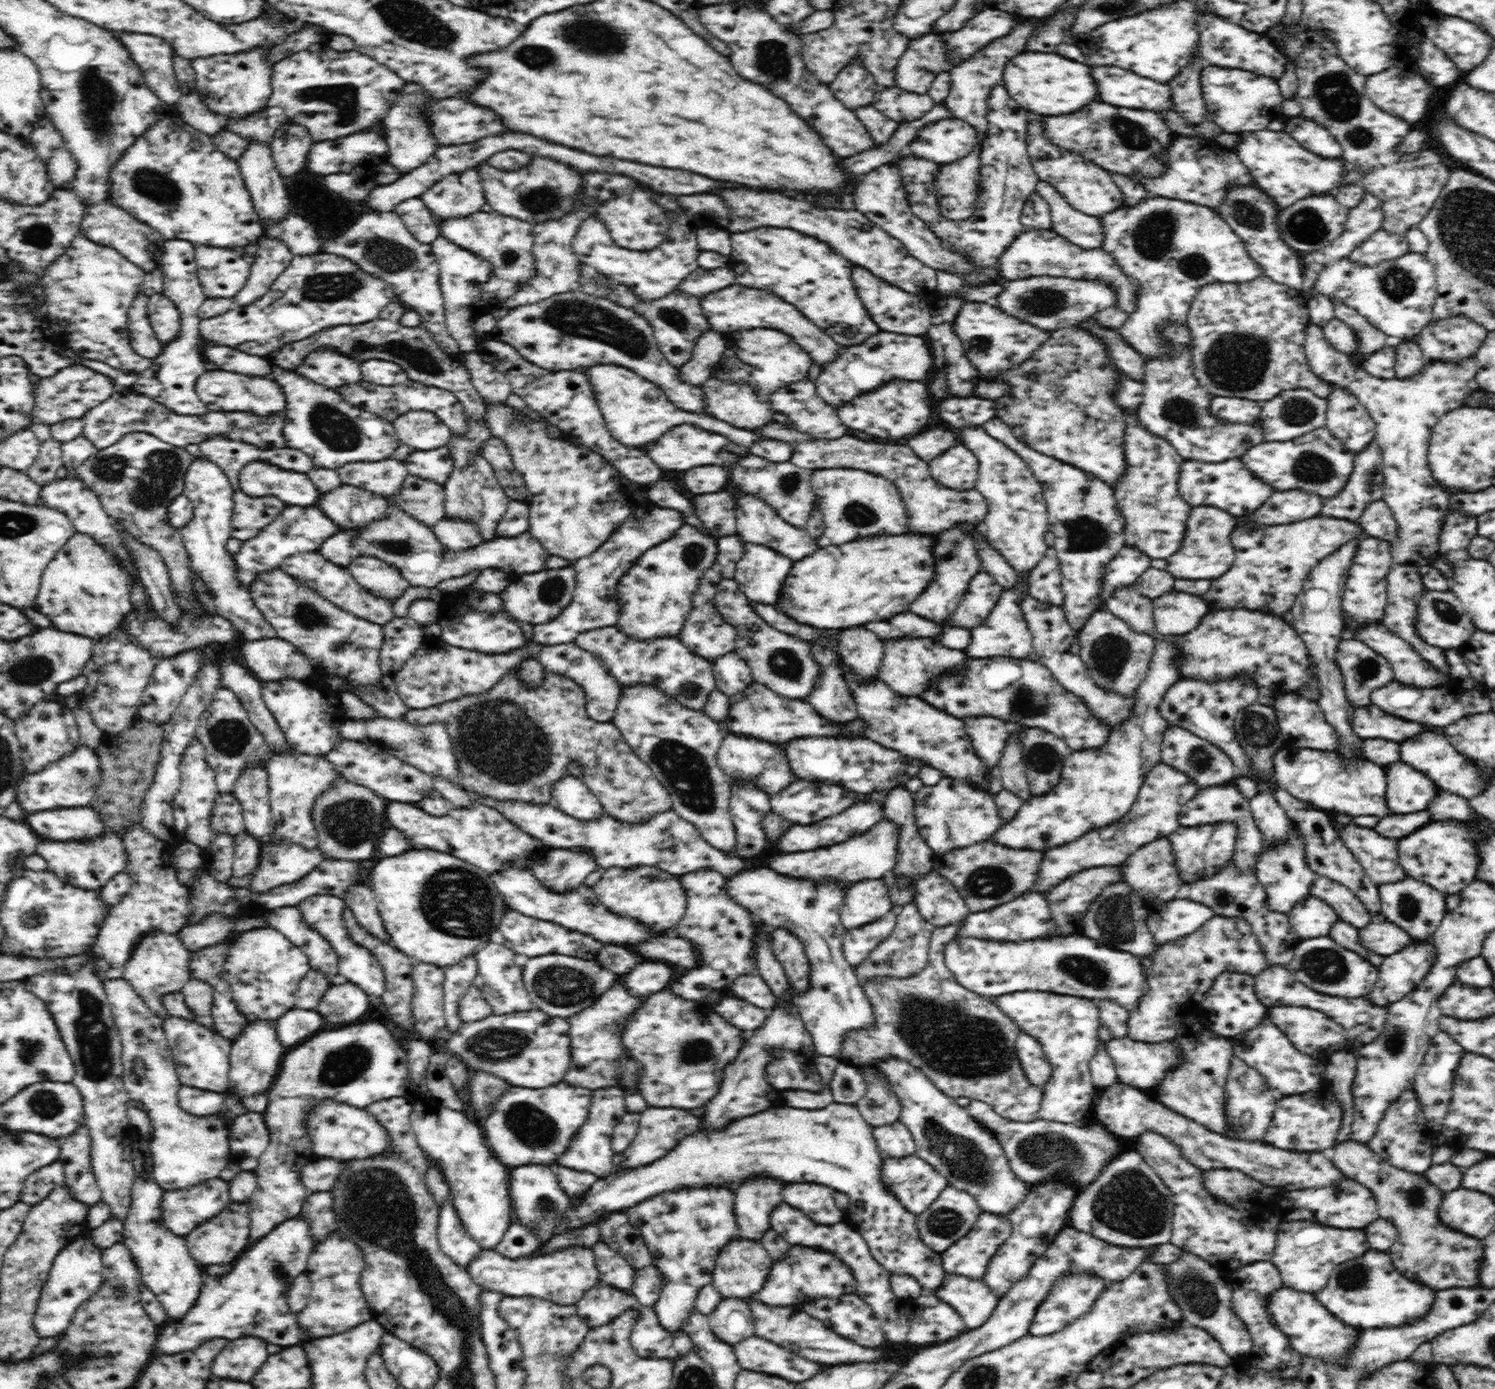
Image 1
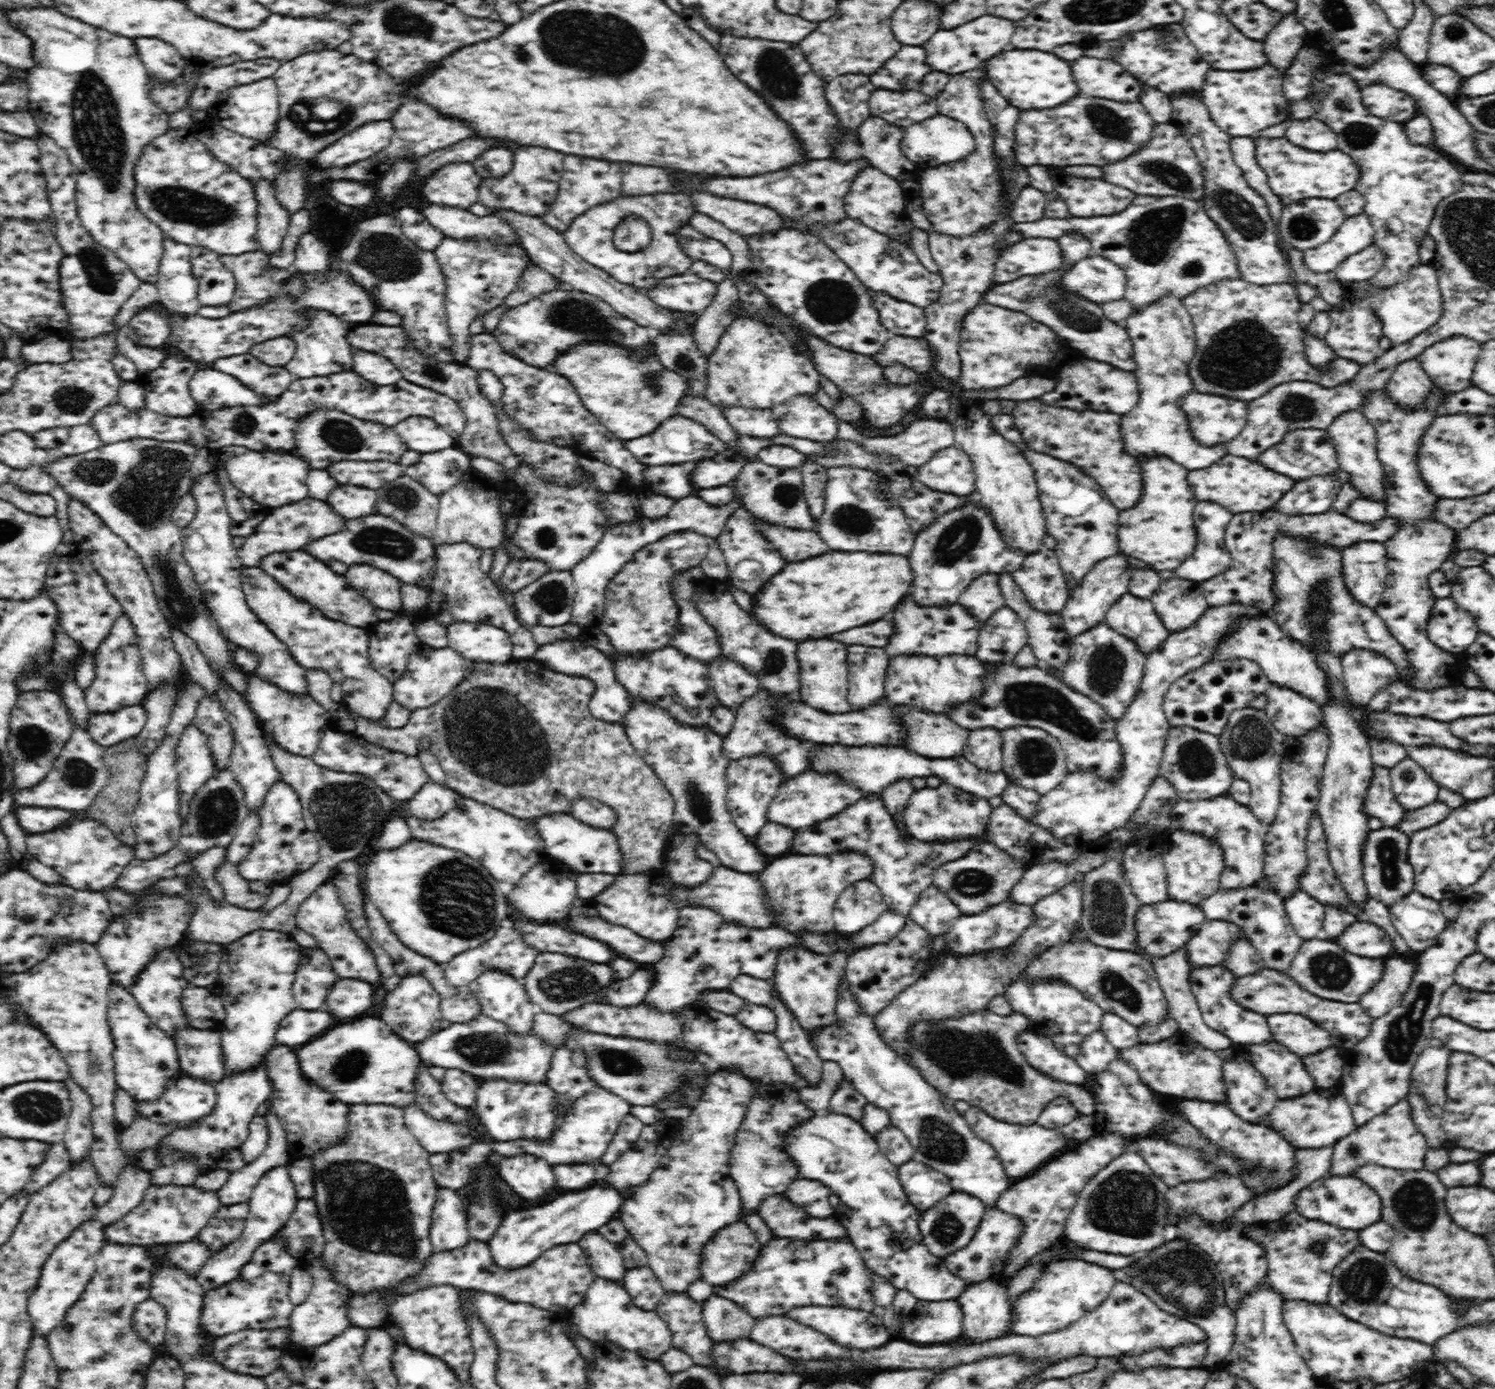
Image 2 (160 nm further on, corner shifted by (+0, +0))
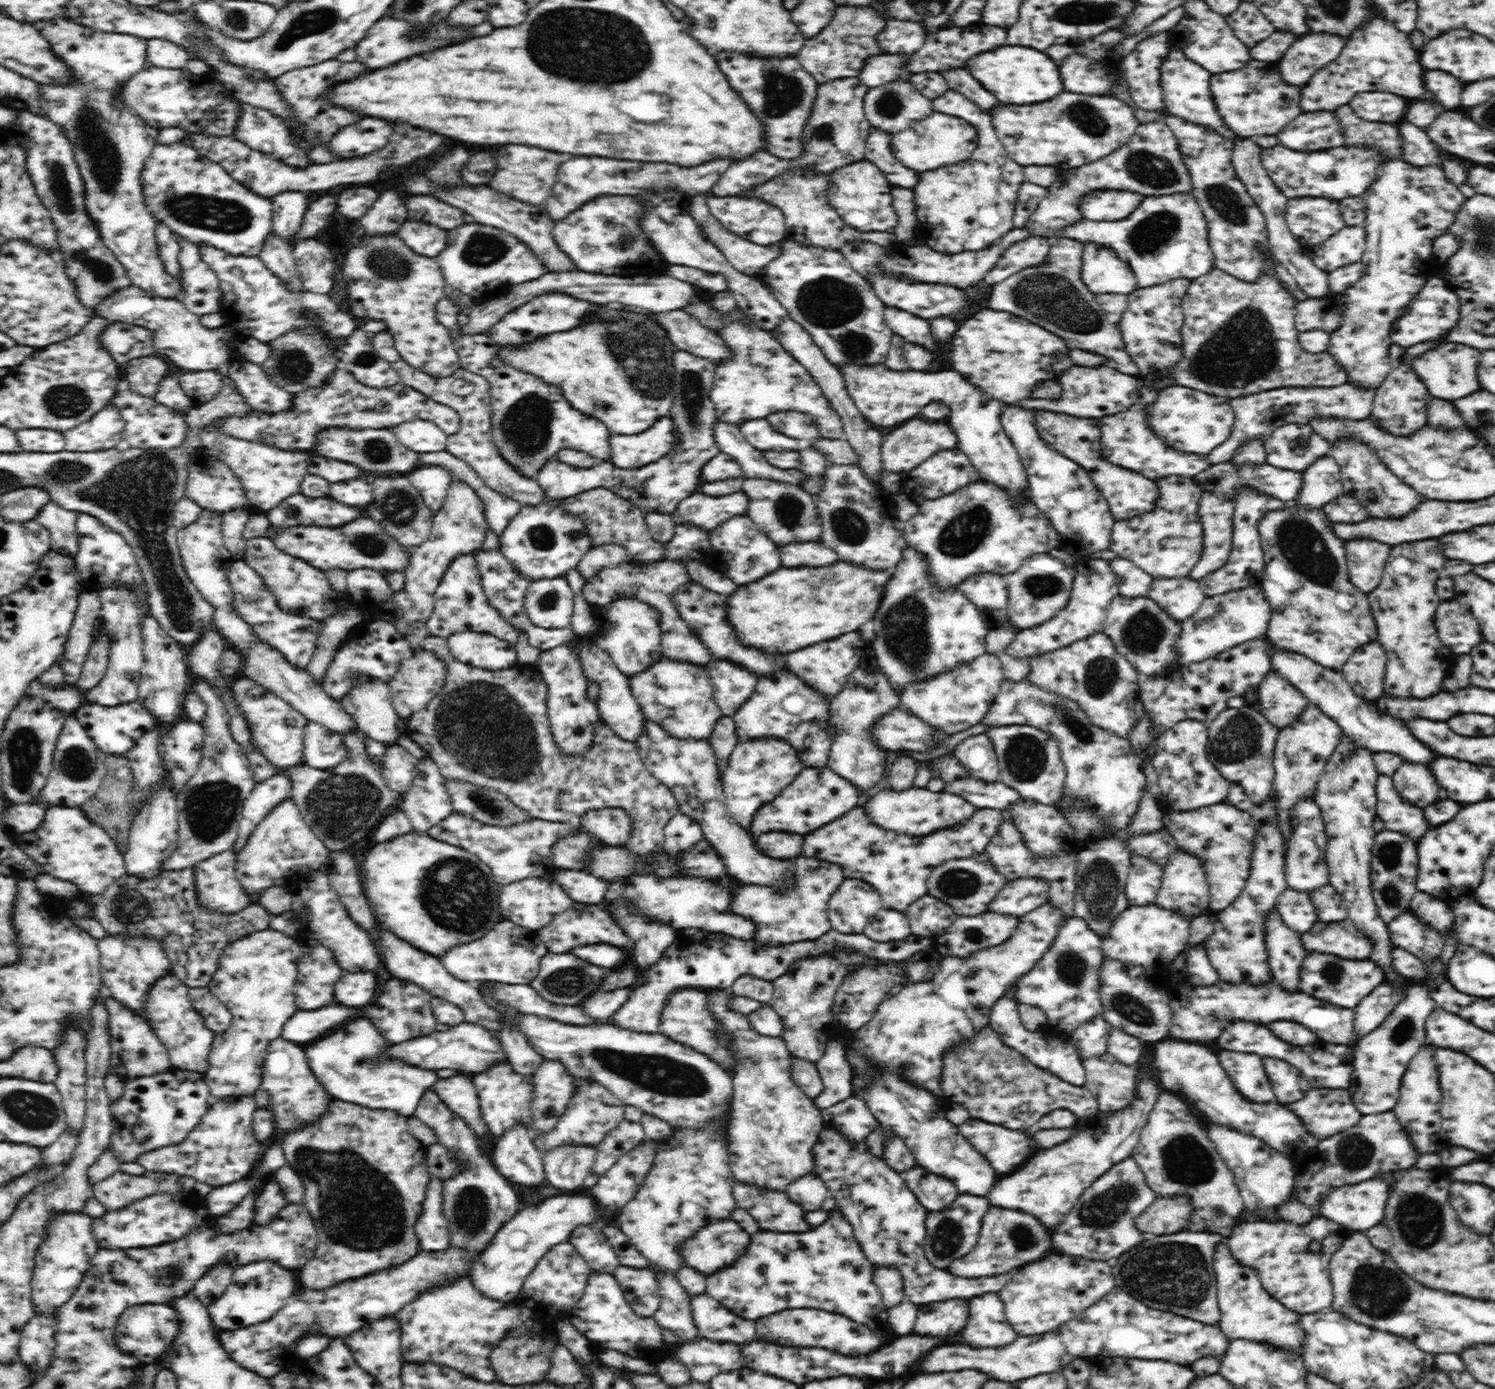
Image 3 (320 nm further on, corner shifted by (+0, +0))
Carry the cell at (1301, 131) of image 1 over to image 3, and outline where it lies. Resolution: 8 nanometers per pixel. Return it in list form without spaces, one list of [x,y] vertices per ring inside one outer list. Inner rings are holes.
[[[1306,112],[1278,134],[1278,142],[1292,150],[1326,150],[1344,146],[1344,128],[1332,112]]]

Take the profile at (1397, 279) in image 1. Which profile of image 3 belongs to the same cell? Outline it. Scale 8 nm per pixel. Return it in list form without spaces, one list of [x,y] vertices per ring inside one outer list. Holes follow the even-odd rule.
[[[1431,275],[1423,290],[1410,302],[1407,313],[1397,322],[1394,322],[1391,329],[1390,338],[1394,344],[1404,348],[1410,348],[1420,342],[1430,342],[1430,340],[1440,340],[1442,336],[1448,335],[1457,325],[1460,319],[1460,300],[1452,290],[1449,290],[1447,283]]]

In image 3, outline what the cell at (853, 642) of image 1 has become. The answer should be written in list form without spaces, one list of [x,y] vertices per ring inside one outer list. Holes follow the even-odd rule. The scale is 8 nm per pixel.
[[[867,651],[854,674],[846,681],[846,686],[829,701],[829,722],[833,724],[835,733],[832,737],[827,767],[852,785],[858,787],[860,793],[878,784],[885,772],[884,765],[888,751],[874,739],[870,728],[884,716],[899,707],[900,697],[890,686],[886,675],[874,662],[875,656]]]

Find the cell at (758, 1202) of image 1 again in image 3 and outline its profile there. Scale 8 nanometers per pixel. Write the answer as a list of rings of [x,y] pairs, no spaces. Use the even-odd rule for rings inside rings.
[[[704,989],[707,1009],[717,1018],[725,1032],[735,1065],[731,1068],[733,1080],[733,1101],[731,1102],[730,1120],[728,1120],[728,1150],[730,1150],[729,1166],[736,1180],[768,1190],[786,1190],[786,1186],[794,1180],[814,1172],[814,1156],[812,1148],[822,1132],[823,1124],[821,1109],[814,1101],[802,1092],[792,1080],[792,1057],[781,1037],[769,1037],[758,1034],[752,1028],[748,1015],[730,1009],[730,998],[734,995],[730,989]]]

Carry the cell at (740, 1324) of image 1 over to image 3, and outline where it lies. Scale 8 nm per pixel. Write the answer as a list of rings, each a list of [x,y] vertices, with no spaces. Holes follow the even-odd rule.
[[[707,1293],[691,1296],[691,1308],[700,1338],[734,1344],[754,1340],[754,1322],[738,1318],[732,1312],[726,1312],[726,1308],[714,1298],[710,1298]]]

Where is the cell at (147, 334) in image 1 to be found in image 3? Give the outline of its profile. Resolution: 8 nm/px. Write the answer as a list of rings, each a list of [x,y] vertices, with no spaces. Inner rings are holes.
[[[151,355],[131,359],[123,377],[128,381],[132,392],[154,399],[160,380],[166,375],[168,375],[168,364]]]

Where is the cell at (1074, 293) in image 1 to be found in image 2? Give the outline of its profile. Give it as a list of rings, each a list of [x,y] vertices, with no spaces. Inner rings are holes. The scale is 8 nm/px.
[[[1094,254],[1075,263],[1060,278],[1060,286],[1101,306],[1125,299],[1126,273],[1110,259]]]

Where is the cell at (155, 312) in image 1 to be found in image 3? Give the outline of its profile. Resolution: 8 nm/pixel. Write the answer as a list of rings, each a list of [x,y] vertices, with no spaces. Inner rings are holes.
[[[112,323],[99,336],[101,345],[110,353],[124,375],[125,368],[131,359],[153,356],[152,333],[140,326]]]

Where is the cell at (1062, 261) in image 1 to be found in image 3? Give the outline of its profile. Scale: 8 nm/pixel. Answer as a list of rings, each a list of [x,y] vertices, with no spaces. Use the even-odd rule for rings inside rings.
[[[1030,236],[1015,242],[1005,250],[996,266],[984,276],[984,282],[992,286],[1006,280],[1010,274],[1016,274],[1018,270],[1042,264],[1046,260],[1050,245],[1046,238],[1040,236]]]

